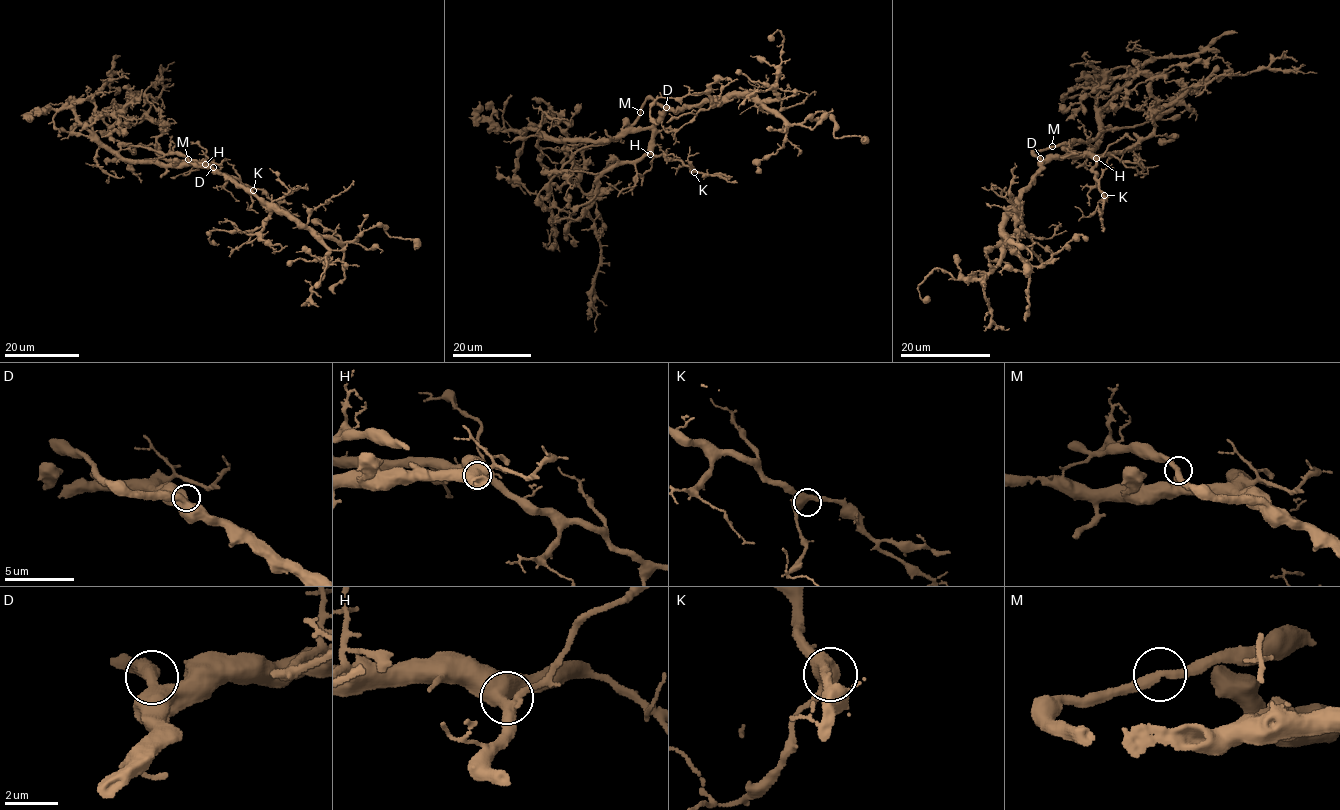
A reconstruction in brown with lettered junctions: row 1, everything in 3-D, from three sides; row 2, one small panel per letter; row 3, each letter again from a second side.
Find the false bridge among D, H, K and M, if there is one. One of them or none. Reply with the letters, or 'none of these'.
none of these

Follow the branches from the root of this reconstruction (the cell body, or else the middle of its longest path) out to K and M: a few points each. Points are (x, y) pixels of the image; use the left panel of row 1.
K: (202, 165), (204, 163), (234, 176), (253, 190)
M: (202, 165), (211, 169), (193, 165), (188, 159)

